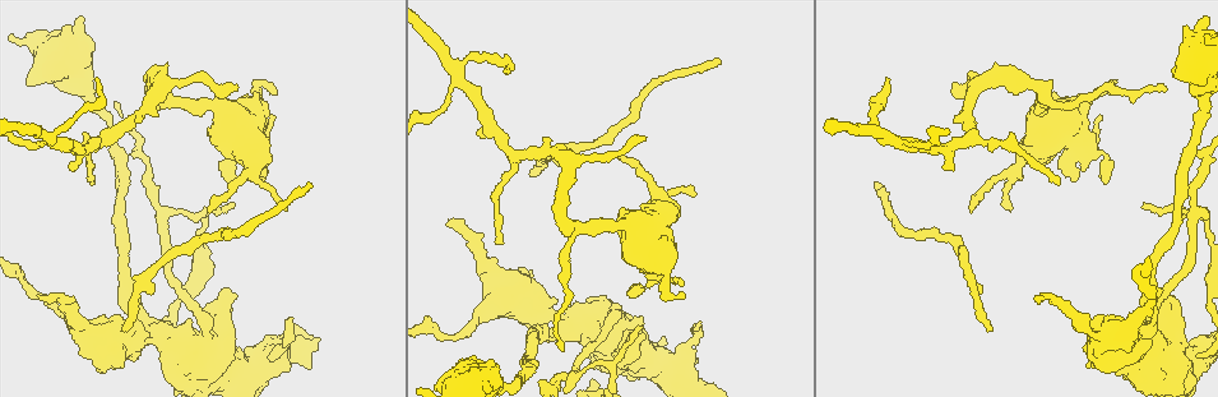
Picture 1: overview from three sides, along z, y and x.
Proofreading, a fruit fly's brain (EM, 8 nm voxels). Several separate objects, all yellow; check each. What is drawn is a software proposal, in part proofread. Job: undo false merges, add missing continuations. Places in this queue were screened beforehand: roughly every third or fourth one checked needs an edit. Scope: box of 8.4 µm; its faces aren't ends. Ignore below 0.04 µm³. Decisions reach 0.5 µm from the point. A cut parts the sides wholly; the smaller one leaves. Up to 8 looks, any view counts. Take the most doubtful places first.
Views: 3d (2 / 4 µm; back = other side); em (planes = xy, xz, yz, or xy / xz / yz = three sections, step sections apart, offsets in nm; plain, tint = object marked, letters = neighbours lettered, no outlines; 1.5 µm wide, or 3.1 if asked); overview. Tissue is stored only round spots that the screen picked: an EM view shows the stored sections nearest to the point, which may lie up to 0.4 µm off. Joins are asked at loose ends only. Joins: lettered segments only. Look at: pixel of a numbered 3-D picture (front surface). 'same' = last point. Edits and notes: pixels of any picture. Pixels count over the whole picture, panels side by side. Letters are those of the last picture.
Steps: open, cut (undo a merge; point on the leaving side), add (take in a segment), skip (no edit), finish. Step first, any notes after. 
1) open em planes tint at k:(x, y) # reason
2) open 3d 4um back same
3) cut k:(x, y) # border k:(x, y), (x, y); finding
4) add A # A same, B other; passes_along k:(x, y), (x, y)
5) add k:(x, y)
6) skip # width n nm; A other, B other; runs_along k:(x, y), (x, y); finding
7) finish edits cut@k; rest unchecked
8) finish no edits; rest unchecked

open em planes letters at 1:(533, 176) # end of a long branch

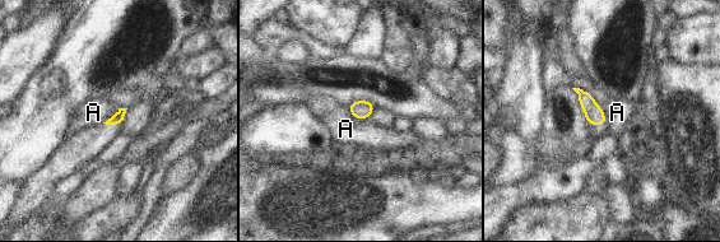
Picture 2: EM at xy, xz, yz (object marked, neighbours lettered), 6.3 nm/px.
skip # A other; border 2:(347, 107), (356, 117), (367, 119); none of them fits

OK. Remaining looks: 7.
open em planes letters at 1:(875, 183) # long arm stops here

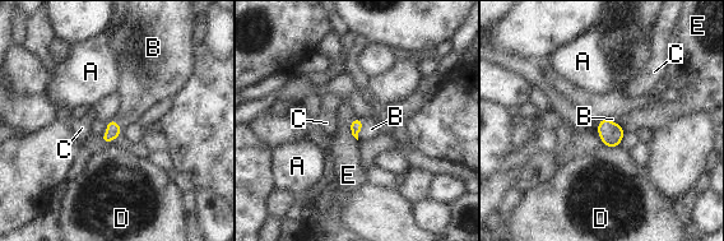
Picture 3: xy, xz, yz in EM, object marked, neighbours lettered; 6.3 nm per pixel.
add B # A other, B same, C other, D other, E other; the neuron continues

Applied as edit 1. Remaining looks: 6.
open em planes letters at 1:(1192, 214)

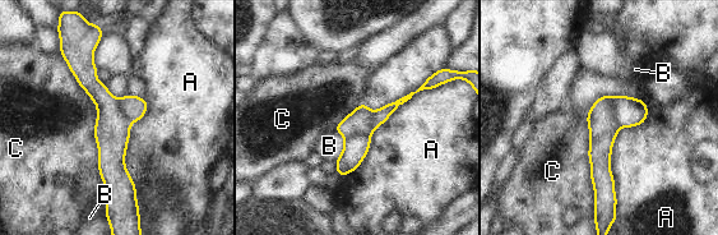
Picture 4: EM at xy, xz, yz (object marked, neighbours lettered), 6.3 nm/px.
cut 4:(355, 148) # A other, B other, C other; border 4:(373, 111), (370, 125), (346, 139); a second neuron is stuck on

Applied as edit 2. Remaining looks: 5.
finish edits add@3, cut@4; rest unchecked

